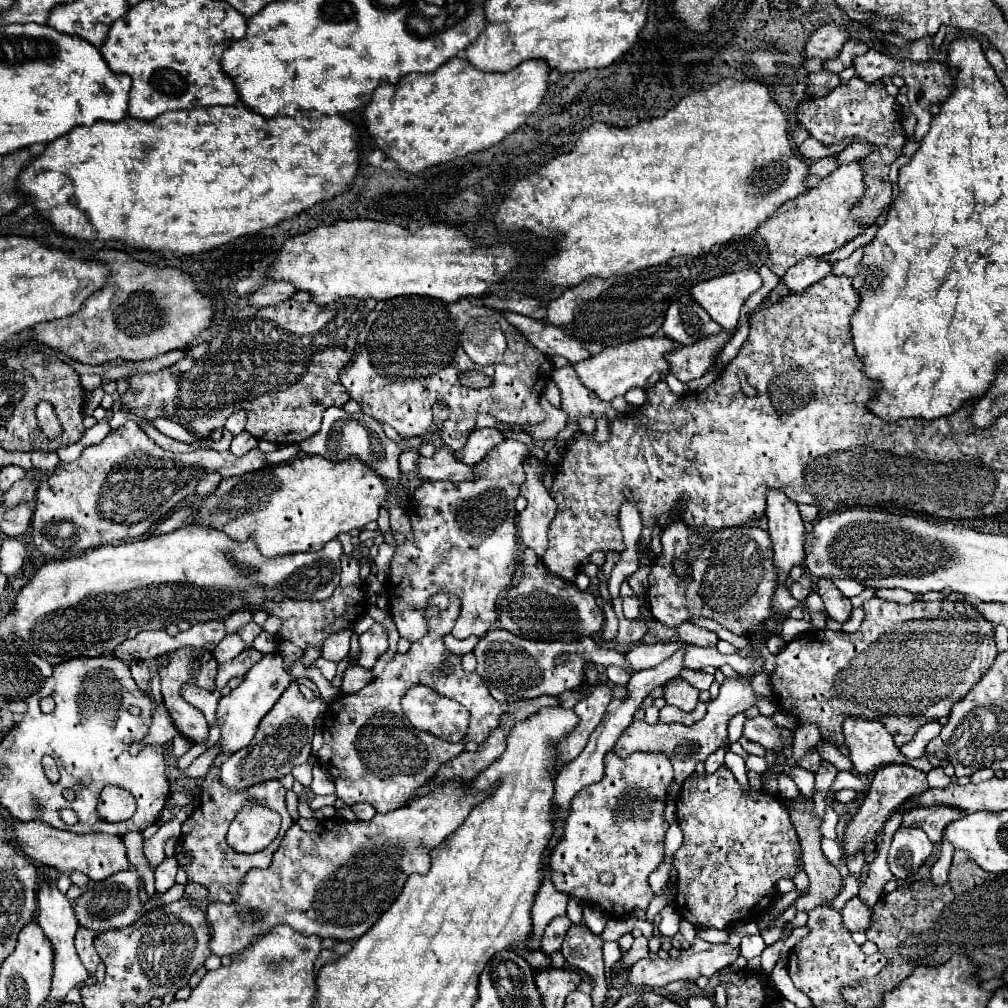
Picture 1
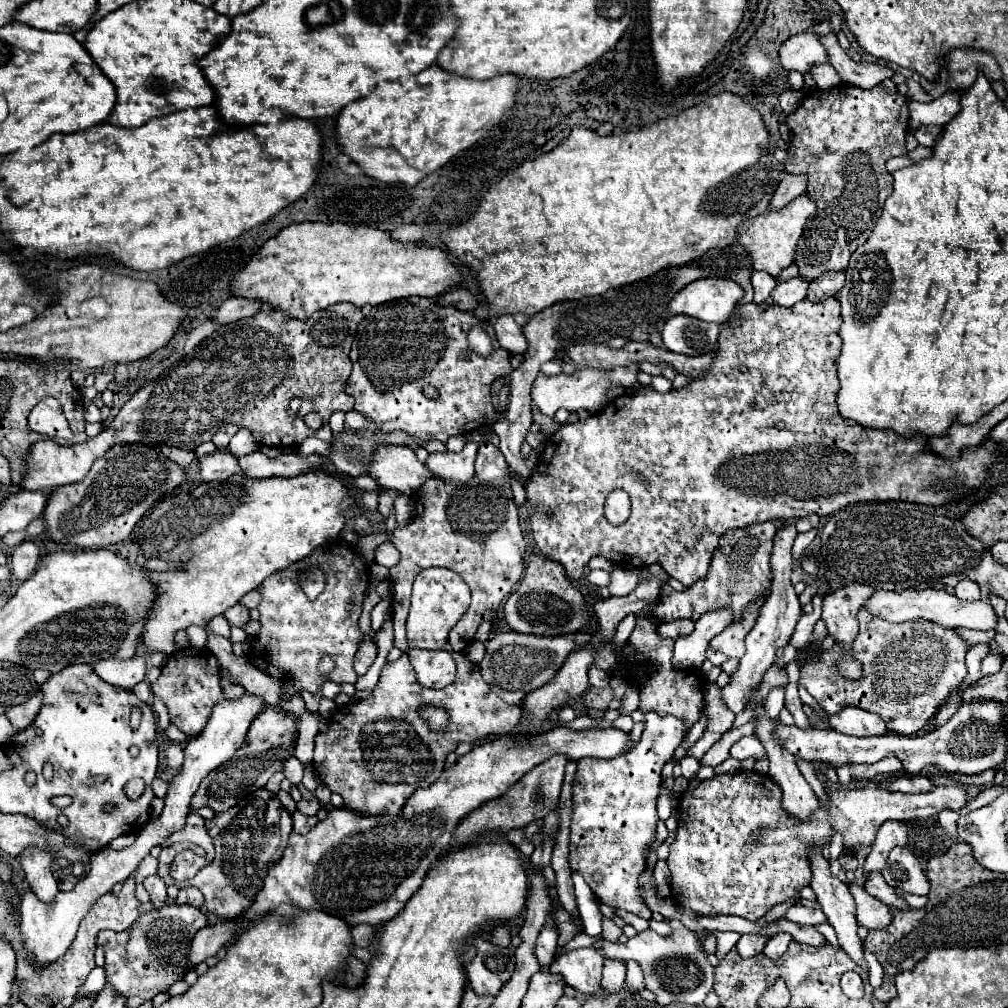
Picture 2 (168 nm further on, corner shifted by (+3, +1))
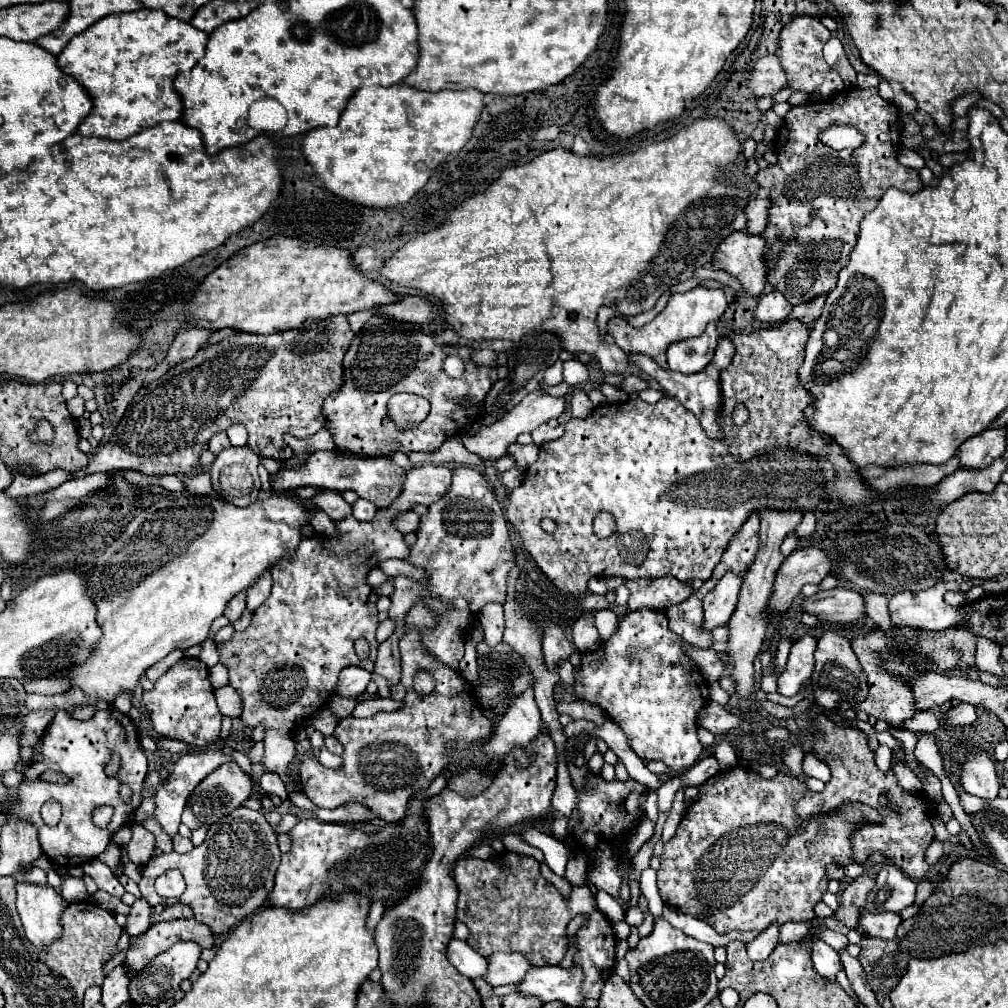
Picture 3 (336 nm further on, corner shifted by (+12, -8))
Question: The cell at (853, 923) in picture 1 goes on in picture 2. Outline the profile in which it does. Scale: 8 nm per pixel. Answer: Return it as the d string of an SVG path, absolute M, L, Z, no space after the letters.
M851 883L849 891L857 905L857 925L863 925L867 929L883 929L891 923L889 907L875 897L871 897L861 885Z

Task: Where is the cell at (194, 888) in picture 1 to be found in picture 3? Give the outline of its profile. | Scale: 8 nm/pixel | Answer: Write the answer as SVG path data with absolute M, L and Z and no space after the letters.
M172 904L172 906L166 906L164 912L160 914L162 920L174 920L174 918L194 918L192 910L186 906L186 904Z

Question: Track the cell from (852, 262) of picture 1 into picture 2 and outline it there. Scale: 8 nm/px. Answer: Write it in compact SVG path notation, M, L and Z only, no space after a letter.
M845 271L843 273L823 273L817 281L809 283L809 301L823 301L827 297L837 295L845 285Z

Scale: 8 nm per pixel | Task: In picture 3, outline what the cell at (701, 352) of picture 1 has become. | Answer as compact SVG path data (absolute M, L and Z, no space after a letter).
M624 376L624 380L620 382L620 390L624 390L626 394L634 394L634 392L640 392L646 388L650 388L650 386L644 380L640 380L638 376Z

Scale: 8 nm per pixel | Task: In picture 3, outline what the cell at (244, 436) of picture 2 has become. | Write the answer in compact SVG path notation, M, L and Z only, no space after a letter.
M230 426L228 430L226 430L226 434L228 434L228 438L230 438L230 442L232 442L232 446L244 446L246 444L246 428L244 426Z

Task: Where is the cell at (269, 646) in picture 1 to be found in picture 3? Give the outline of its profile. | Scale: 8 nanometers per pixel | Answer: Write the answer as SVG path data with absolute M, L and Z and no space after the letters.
M216 664L210 668L210 682L214 688L222 688L228 684L228 670L224 664Z

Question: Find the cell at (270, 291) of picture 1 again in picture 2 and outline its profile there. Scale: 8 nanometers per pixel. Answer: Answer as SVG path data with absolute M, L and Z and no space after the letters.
M229 297L213 315L213 319L221 325L239 321L243 317L251 317L255 315L259 309L263 307L263 301L255 301L255 299L243 299L243 297Z

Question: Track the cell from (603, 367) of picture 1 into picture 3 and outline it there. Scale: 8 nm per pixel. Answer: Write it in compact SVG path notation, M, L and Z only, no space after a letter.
M534 390L518 406L514 406L510 412L506 412L492 426L480 426L480 430L474 436L464 436L462 438L462 444L468 448L468 452L478 454L482 460L498 460L498 458L504 456L506 448L512 442L516 442L516 438L522 432L532 432L534 428L538 428L540 424L548 422L550 418L558 418L562 412L564 412L564 398L554 398L554 396L544 394L542 390Z

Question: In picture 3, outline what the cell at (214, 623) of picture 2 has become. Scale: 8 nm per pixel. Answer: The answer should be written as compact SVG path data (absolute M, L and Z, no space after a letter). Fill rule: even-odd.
M418 466L406 472L406 482L402 488L402 494L396 498L394 504L388 508L378 510L376 518L370 522L360 522L354 516L346 516L336 522L338 536L326 538L326 536L312 536L304 538L298 544L298 550L294 552L294 558L286 562L286 558L280 558L272 566L272 594L268 600L254 612L250 626L244 632L234 632L230 640L218 646L220 662L230 672L230 686L242 696L242 724L248 730L254 730L258 724L264 726L264 758L262 766L268 772L280 774L282 781L287 784L291 779L289 776L290 764L296 756L292 736L308 718L314 718L320 708L328 702L332 696L336 682L342 668L346 666L360 666L368 672L374 670L376 662L376 628L378 628L378 610L376 604L368 602L372 586L366 582L366 576L372 568L376 568L380 562L388 558L406 558L410 554L410 546L404 542L404 534L394 528L394 520L402 514L412 510L416 504L430 506L438 498L442 498L452 480L452 470L446 466ZM358 638L366 638L370 644L370 658L360 660L354 654L354 642Z

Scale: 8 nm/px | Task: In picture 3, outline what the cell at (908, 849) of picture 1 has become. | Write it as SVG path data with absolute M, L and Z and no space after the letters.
M884 864L876 876L874 890L866 898L866 912L900 912L910 906L916 896L916 882L894 864Z

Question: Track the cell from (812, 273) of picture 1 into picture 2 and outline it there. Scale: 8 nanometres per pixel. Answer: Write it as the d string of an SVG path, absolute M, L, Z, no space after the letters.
M793 277L793 279L787 279L787 281L781 281L771 297L777 305L783 305L783 307L791 307L795 305L797 301L803 301L807 297L807 287L809 287L809 281L805 281L803 277Z

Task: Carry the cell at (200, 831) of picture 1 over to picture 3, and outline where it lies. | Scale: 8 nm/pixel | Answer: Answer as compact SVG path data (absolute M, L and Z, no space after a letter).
M240 806L222 822L210 826L202 846L194 848L188 854L160 854L152 858L142 868L142 880L138 882L142 896L150 906L166 904L154 890L154 880L170 868L182 872L186 880L186 892L182 894L182 904L188 904L194 910L198 922L210 926L214 934L230 932L242 918L256 912L270 890L274 888L274 874L280 864L280 850L272 826L264 820L262 812L248 810Z

